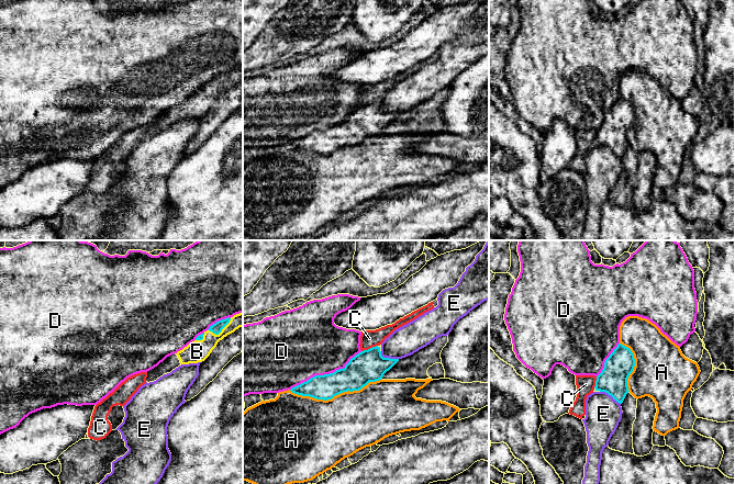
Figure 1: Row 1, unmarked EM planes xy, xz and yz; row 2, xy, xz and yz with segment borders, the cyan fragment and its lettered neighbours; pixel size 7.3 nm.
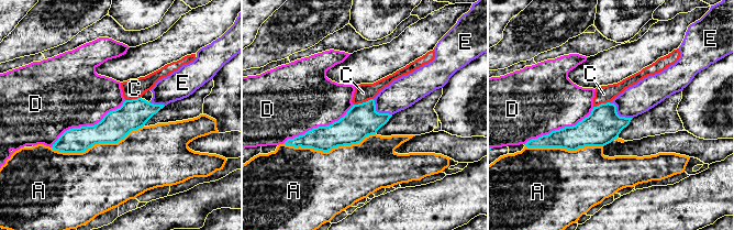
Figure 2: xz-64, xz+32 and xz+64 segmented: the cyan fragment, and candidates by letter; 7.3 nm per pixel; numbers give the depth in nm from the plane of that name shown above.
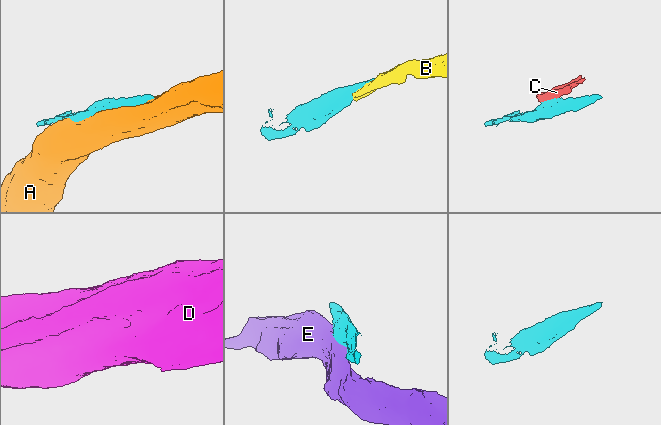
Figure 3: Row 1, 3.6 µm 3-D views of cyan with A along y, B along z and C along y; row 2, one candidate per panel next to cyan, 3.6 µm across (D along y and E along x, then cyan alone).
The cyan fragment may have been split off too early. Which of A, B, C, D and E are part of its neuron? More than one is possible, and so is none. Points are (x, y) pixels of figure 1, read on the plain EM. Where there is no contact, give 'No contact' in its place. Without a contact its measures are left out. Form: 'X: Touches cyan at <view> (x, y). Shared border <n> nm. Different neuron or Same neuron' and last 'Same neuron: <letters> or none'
A: Touches cyan at xz (335, 149). Shared border 700 nm. Different neuron
B: Touches cyan at xy (220, 86). Shared border 200 nm. Same neuron
C: Touches cyan at xz (370, 102). Shared border 130 nm. Different neuron
D: Touches cyan at xz (326, 128). Shared border 600 nm. Different neuron
E: Touches cyan at yz (610, 148). Shared border 180 nm. Different neuron
Same neuron: B

